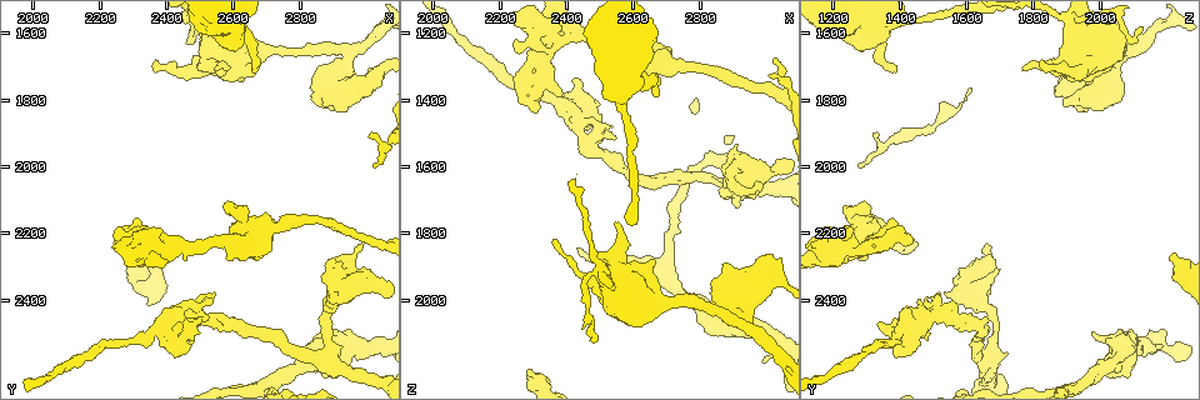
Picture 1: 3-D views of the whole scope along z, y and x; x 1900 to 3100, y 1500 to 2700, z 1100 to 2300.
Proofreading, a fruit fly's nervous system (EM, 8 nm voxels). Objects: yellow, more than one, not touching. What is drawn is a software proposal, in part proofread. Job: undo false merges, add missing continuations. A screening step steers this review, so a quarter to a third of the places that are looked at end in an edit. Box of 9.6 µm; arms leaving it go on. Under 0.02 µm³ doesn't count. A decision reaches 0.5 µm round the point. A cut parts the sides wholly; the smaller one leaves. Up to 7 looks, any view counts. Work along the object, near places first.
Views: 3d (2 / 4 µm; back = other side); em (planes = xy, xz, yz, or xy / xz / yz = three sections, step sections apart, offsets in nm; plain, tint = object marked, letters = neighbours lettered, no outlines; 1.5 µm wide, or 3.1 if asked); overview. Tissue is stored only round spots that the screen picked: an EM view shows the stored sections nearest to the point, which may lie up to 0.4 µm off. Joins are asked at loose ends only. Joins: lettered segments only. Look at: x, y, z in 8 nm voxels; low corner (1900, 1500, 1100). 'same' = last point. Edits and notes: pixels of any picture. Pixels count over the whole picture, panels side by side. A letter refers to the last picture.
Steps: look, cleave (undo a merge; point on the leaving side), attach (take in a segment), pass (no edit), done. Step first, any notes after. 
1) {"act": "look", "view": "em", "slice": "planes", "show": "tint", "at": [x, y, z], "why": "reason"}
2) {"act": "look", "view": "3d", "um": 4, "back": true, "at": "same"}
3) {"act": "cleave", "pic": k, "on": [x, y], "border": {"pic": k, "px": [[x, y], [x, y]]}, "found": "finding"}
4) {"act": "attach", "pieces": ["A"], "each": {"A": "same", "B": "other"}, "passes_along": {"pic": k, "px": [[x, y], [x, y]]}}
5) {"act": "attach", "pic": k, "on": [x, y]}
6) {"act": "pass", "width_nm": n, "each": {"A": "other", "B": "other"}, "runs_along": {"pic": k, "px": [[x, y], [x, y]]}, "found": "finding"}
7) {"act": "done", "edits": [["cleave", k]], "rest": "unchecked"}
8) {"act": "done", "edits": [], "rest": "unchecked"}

{"act": "look", "view": "em", "slice": "planes", "show": "letters", "at": [2480, 1600, 2110], "why": "thin end"}

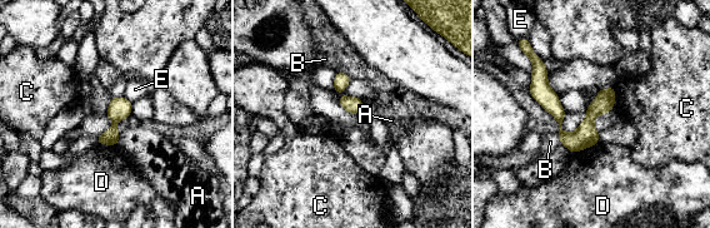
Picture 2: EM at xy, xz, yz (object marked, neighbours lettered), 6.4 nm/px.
{"act": "pass", "each": {"A": "other", "B": "other", "C": "other", "D": "other", "E": "other"}, "runs_along": {"pic": 2, "px": [[536, 63], [560, 130], [594, 140]]}, "found": "no lettered segment goes on from it"}

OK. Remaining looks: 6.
{"act": "look", "view": "em", "slice": "planes", "show": "letters", "at": [2260, 2200, 1410], "why": "an open end"}

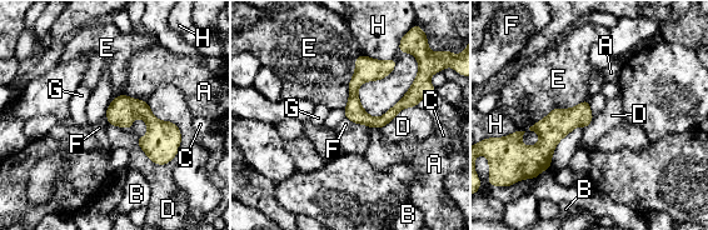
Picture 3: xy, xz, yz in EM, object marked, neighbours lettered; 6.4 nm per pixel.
{"act": "pass", "each": {"A": "other", "B": "other", "C": "other", "D": "other", "E": "other", "F": "other", "G": "other", "H": "other"}, "runs_along": {"pic": 3, "px": [[586, 104], [537, 150], [520, 146]]}, "found": "no lettered segment goes on from it"}

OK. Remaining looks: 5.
{"act": "look", "view": "em", "slice": "planes", "show": "letters", "at": [2400, 2210, 1230], "why": "branch stops here"}

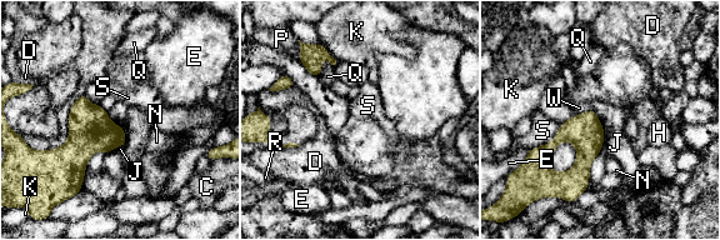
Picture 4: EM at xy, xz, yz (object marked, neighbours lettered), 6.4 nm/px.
{"act": "pass", "each": {"C": "other", "D": "other", "E": "other", "H": "other", "J": "other", "K": "other", "N": "other", "P": "other", "Q": "other", "R": "other", "S": "other", "W": "other"}, "border": {"pic": 4, "px": [[604, 130], [604, 141], [600, 150]]}, "found": "no lettered segment goes on from it"}

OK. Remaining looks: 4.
{"act": "done", "edits": [], "rest": "unchecked"}

